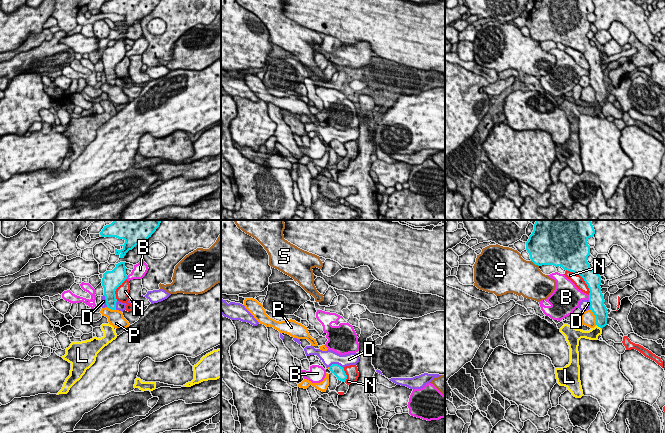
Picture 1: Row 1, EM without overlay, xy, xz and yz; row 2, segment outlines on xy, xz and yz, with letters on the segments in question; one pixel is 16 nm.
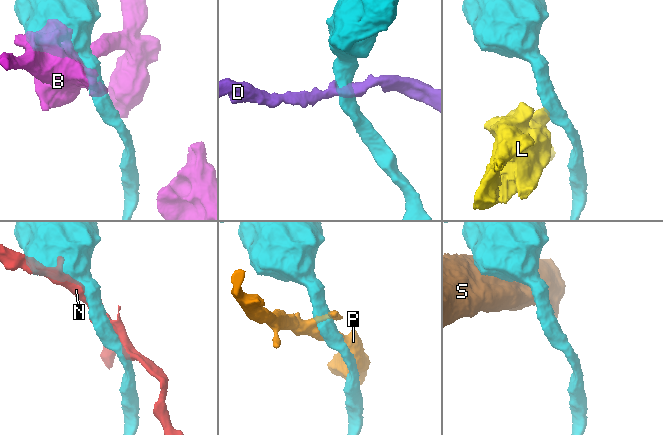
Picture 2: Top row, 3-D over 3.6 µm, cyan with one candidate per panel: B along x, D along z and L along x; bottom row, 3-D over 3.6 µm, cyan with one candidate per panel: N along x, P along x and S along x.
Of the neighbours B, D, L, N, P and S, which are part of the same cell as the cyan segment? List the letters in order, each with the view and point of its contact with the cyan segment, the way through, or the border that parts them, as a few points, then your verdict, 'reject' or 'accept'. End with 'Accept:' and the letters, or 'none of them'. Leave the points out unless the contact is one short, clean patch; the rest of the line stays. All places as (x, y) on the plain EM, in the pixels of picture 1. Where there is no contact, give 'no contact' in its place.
B: yz (589, 73) | reject
D: xz (336, 140) | along xz (329, 142), (339, 140), (343, 144) | reject
L: yz (599, 102) | along yz (596, 100), (601, 105) | reject
N: yz (582, 53) | reject
P: yz (595, 92) | reject
S: yz (535, 40) | reject
Accept: none of them

